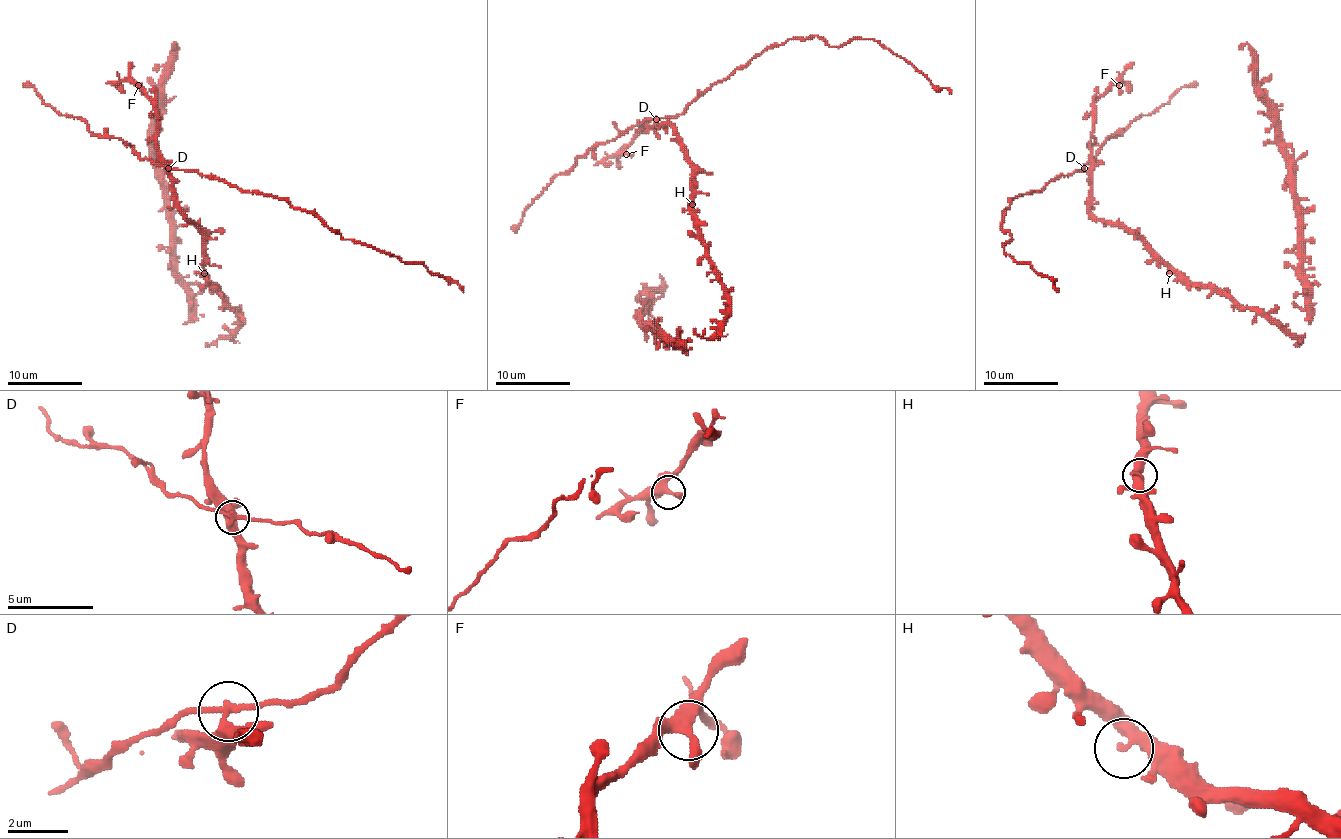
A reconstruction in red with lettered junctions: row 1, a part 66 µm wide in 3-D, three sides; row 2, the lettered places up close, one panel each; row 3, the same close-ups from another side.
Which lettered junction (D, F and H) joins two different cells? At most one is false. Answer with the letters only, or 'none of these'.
D

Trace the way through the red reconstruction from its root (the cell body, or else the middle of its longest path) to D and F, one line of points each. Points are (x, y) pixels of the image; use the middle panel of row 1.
D: (692, 204), (692, 163), (686, 157), (675, 129), (671, 125), (661, 125), (656, 120)
F: (692, 204), (692, 163), (686, 157), (680, 137), (671, 125), (645, 125), (626, 148), (626, 154)

